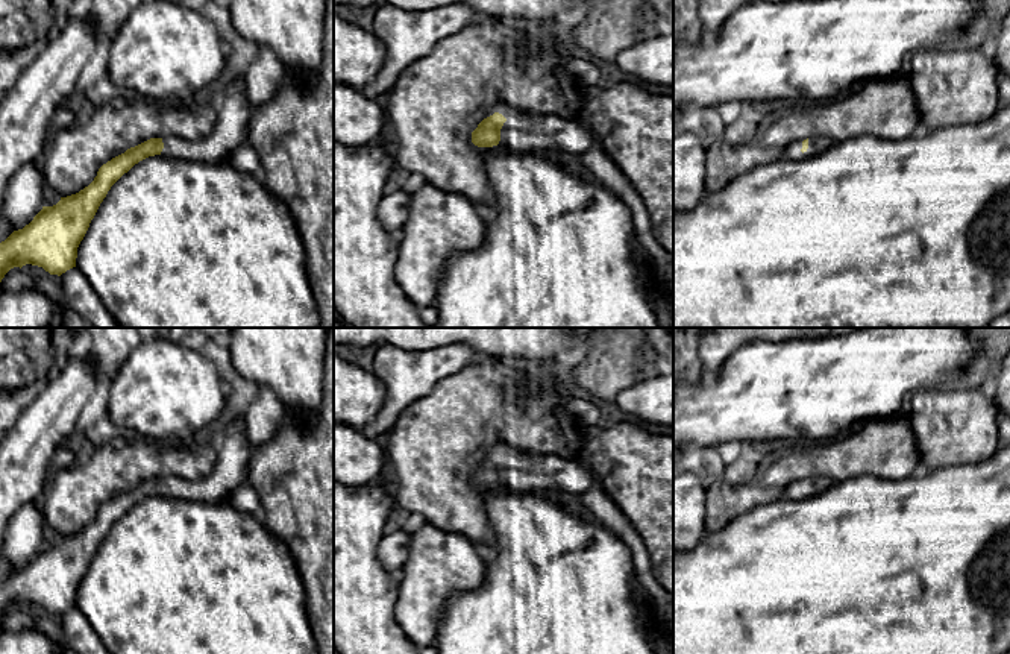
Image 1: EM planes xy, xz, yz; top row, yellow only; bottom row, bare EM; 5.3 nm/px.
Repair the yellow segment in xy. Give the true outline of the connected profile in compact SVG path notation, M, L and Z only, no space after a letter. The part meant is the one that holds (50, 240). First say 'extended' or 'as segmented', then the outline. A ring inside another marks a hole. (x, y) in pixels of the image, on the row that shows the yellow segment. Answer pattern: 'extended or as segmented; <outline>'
extended; M244 77L220 86L217 124L209 137L188 141L179 137L150 138L103 164L94 181L76 194L42 206L23 229L0 243L0 282L14 267L42 267L61 276L76 267L77 247L111 187L140 161L165 155L170 158L229 162L235 149L247 144L252 106Z

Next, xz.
extended; M499 108L472 132L478 147L507 146L511 150L558 149L581 156L594 143L594 135L578 118L528 115L523 111Z

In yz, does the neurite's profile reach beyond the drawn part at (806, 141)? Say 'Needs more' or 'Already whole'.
Needs more

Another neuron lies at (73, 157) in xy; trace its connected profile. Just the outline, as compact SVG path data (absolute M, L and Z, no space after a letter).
M114 99L91 118L52 132L39 167L45 185L61 197L79 193L99 168L150 138L179 137L197 141L217 124L218 103L138 103Z

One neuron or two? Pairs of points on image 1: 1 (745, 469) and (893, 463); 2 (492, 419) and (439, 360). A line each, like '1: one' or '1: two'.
1: two
2: two

